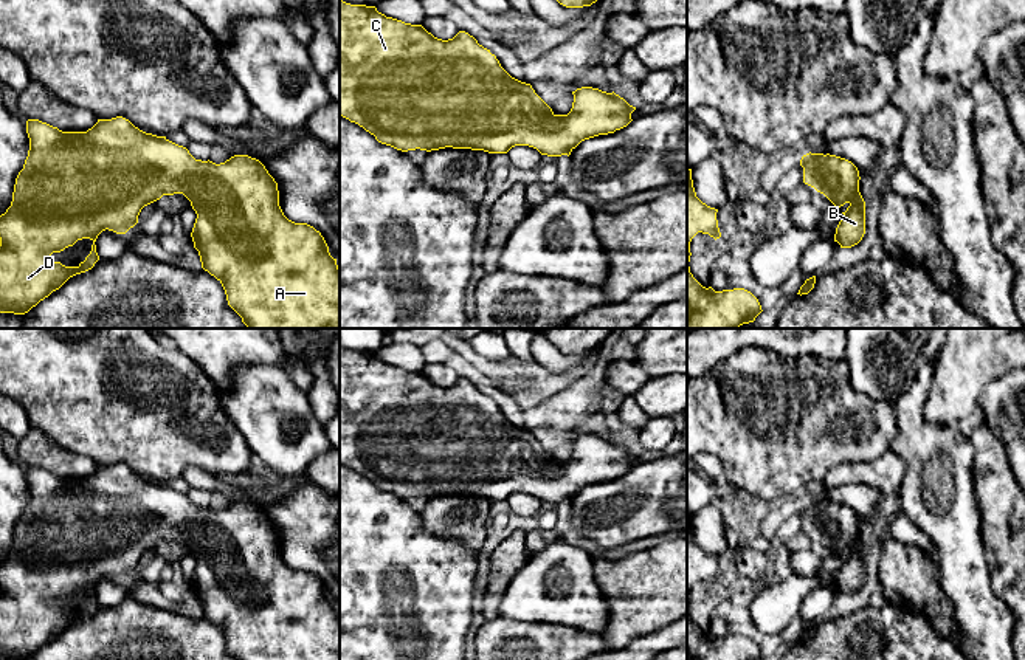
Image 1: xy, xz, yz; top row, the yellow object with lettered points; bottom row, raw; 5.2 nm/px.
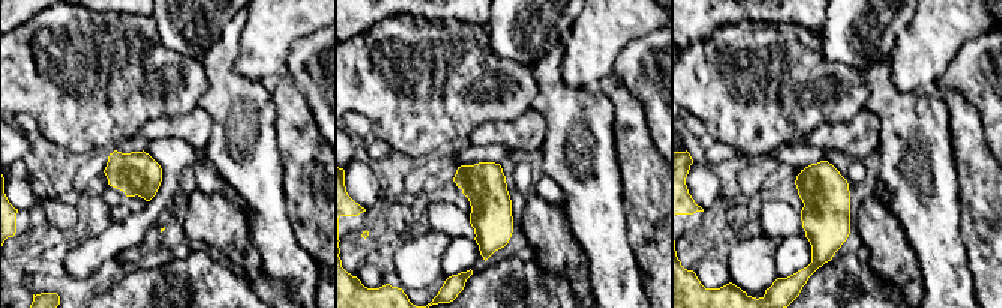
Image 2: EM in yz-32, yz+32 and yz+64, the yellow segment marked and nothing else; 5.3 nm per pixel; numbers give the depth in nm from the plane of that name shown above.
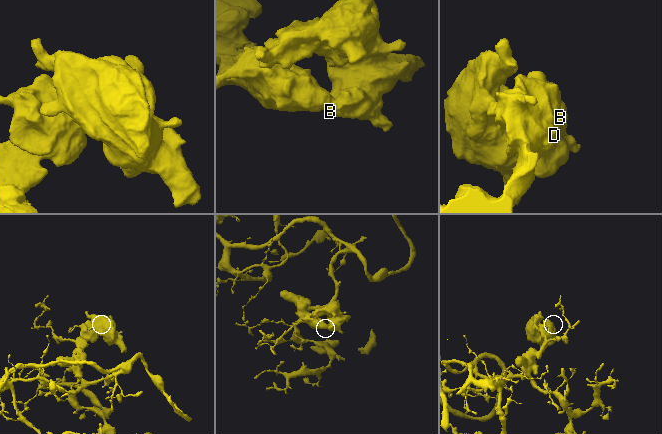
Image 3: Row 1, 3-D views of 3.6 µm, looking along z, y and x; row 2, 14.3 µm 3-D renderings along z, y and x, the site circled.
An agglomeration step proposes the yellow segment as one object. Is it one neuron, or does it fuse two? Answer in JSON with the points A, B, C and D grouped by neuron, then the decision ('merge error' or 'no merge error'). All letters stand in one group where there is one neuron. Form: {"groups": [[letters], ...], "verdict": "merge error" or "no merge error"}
{"groups": [["A", "B", "C", "D"]], "verdict": "no merge error"}

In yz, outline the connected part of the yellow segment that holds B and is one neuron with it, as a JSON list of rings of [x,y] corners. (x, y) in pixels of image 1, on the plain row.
[[[806,500],[800,507],[803,530],[823,541],[839,556],[847,555],[836,575],[834,589],[840,595],[858,592],[865,581],[865,548],[859,539],[858,514],[840,504],[823,500]]]

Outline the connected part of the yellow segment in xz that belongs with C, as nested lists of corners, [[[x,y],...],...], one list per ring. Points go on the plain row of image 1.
[[[340,347],[340,463],[358,471],[381,491],[397,497],[439,497],[445,494],[507,500],[515,493],[529,493],[541,502],[561,504],[585,486],[614,480],[626,474],[636,454],[619,442],[592,434],[572,438],[568,462],[555,462],[530,431],[512,425],[490,397],[465,378],[442,387],[422,372],[386,364],[375,353],[350,352]]]

